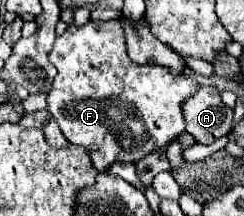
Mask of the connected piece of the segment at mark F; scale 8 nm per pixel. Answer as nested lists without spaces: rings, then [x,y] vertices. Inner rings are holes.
[[[108,20],[88,22],[80,28],[70,26],[66,34],[56,38],[50,62],[56,66],[58,74],[52,82],[52,90],[48,92],[48,112],[70,144],[78,144],[88,150],[92,166],[96,166],[98,172],[106,172],[114,162],[136,164],[152,150],[170,144],[180,132],[184,132],[186,122],[180,104],[196,92],[196,80],[186,74],[174,76],[162,66],[142,66],[132,62],[126,54],[124,28],[120,22]]]

